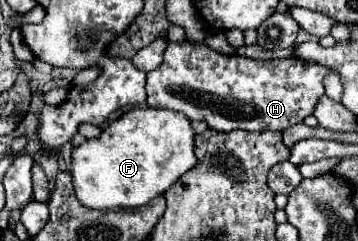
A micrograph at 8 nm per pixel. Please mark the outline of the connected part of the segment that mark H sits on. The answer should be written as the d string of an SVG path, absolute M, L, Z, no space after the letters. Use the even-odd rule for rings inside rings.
M169 42L165 54L163 54L163 62L147 74L147 104L151 108L167 108L167 110L177 110L177 112L183 112L189 120L203 120L207 122L213 130L219 130L219 132L231 132L231 130L249 130L249 132L259 132L259 130L277 130L277 132L283 132L287 130L289 126L293 124L299 124L303 122L305 116L313 114L315 110L315 104L317 100L323 96L325 88L323 88L323 80L327 74L331 74L335 70L327 70L327 66L315 66L315 62L299 62L299 58L275 58L275 60L255 60L255 58L247 58L247 56L239 56L239 54L221 54L213 48L209 48L207 44L203 42Z

